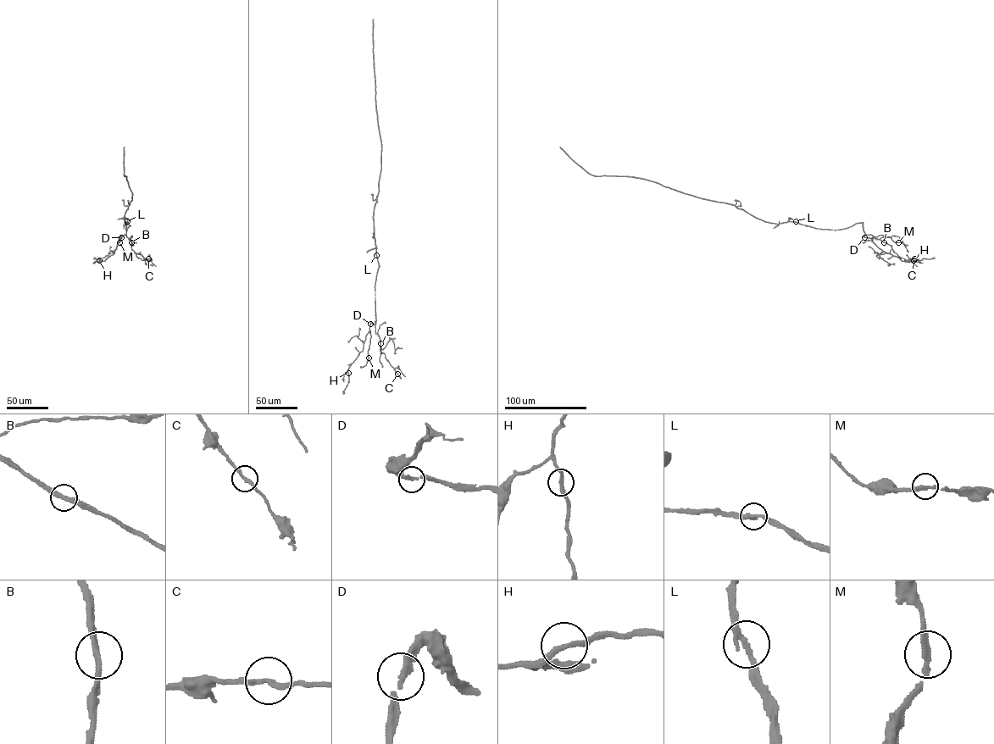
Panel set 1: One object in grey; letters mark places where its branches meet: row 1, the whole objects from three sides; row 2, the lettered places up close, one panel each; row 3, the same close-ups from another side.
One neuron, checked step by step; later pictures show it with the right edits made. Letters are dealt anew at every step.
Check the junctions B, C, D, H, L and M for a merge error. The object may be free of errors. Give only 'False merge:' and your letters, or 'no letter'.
False merge: no letter

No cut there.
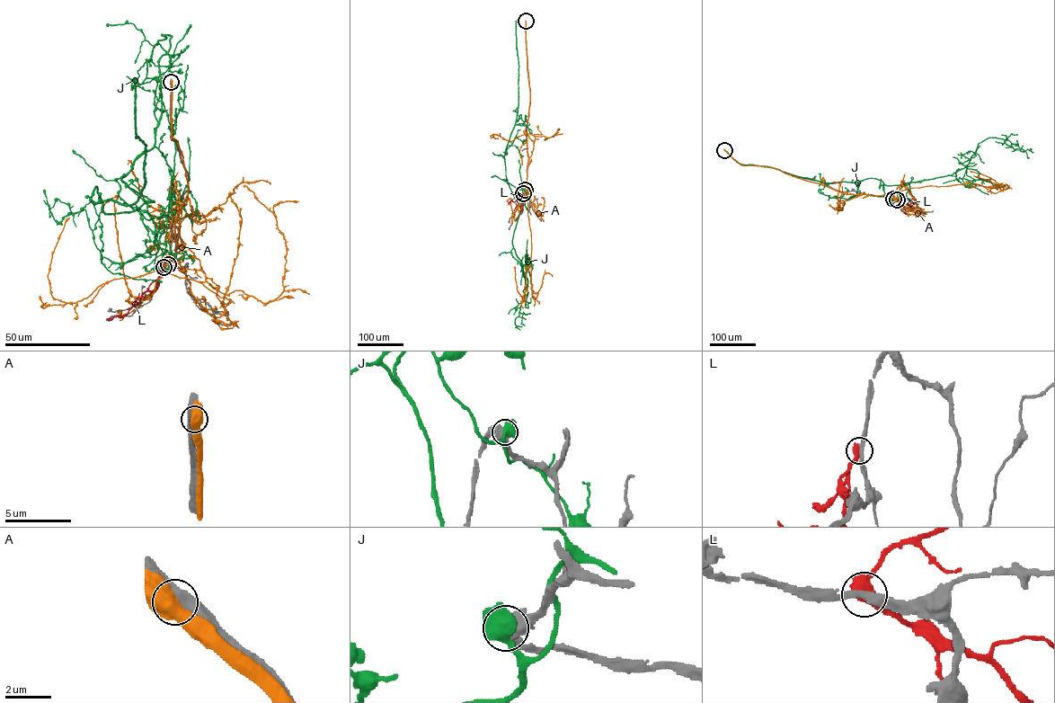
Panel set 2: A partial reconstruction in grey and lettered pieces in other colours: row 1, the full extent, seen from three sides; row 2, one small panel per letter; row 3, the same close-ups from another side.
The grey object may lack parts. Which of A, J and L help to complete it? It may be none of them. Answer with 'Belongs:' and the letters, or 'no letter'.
Belongs: no letter

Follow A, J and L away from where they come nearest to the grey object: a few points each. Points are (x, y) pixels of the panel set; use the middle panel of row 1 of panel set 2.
A: (526, 21), (530, 94), (527, 127), (527, 182), (531, 247), (524, 298), (517, 290), (514, 268)
J: (525, 190), (520, 187), (523, 202), (519, 206), (507, 181), (504, 157), (518, 103), (516, 21)
L: (523, 193), (508, 204)

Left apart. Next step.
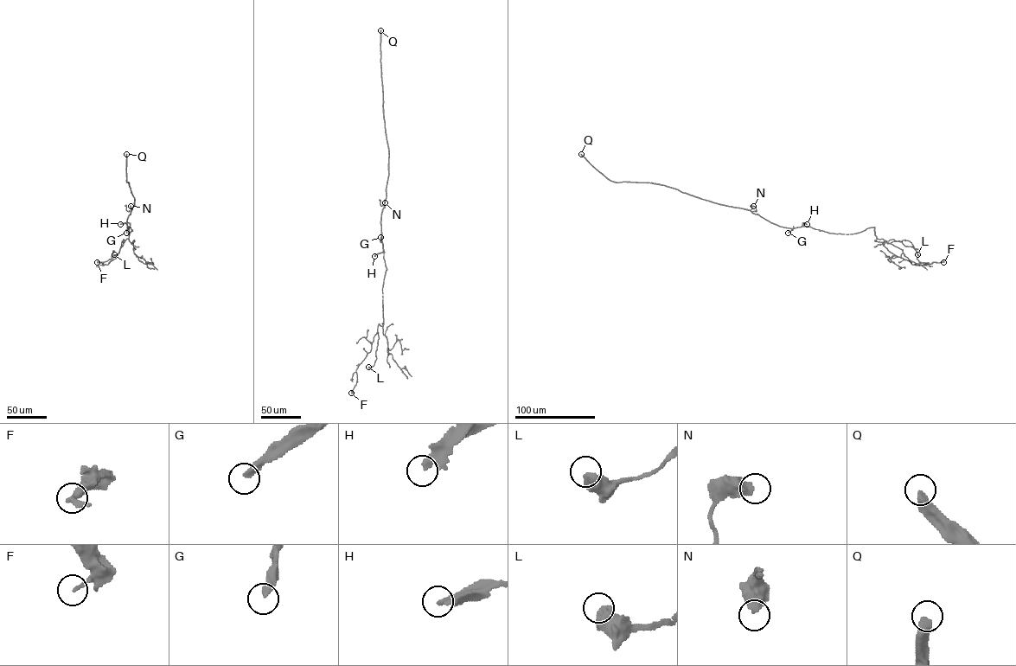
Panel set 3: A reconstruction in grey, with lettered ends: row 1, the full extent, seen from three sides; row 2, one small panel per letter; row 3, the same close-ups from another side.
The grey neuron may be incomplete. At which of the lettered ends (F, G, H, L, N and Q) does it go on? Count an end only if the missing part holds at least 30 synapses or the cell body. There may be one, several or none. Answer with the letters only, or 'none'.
G, H, Q

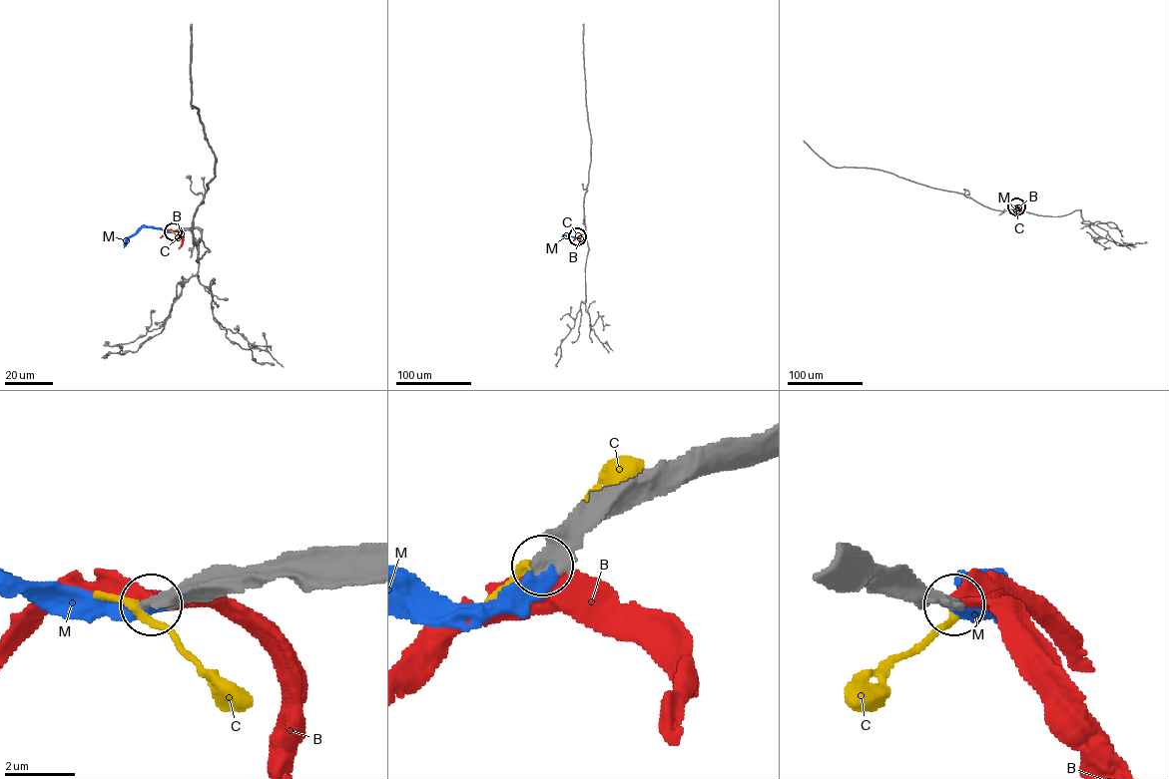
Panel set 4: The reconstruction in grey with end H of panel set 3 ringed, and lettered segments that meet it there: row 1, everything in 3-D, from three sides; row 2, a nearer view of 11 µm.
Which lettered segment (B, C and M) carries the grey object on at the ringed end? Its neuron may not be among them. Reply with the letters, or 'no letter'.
M

